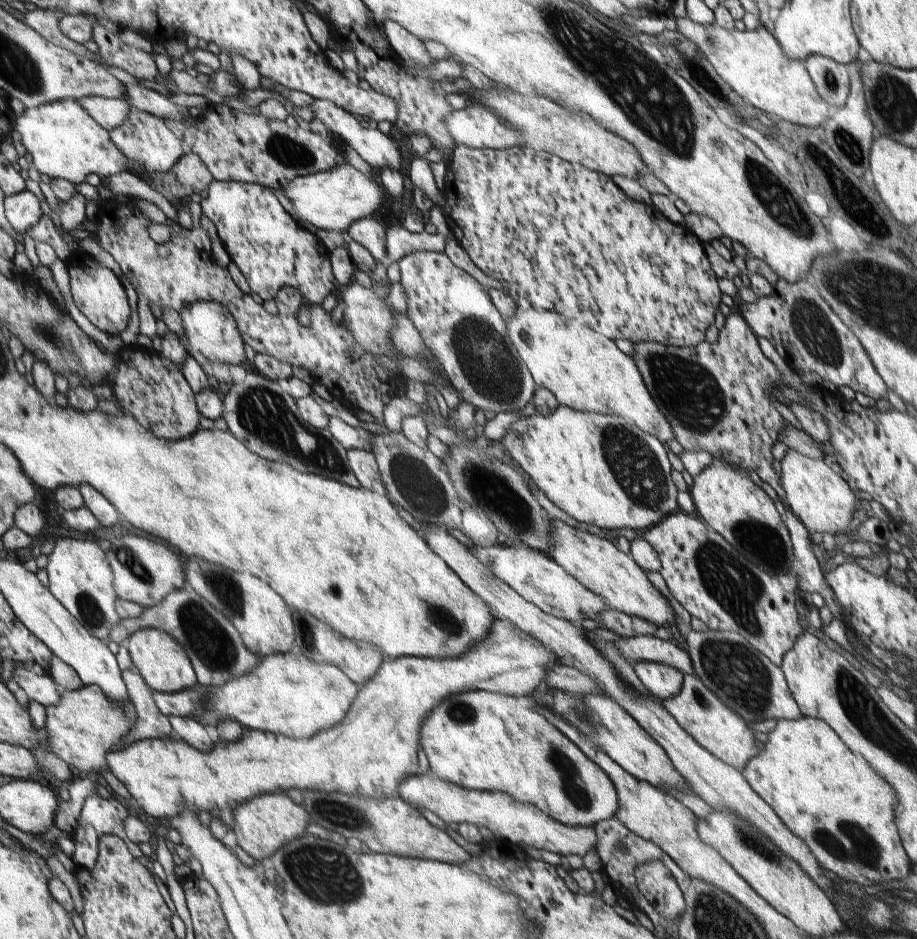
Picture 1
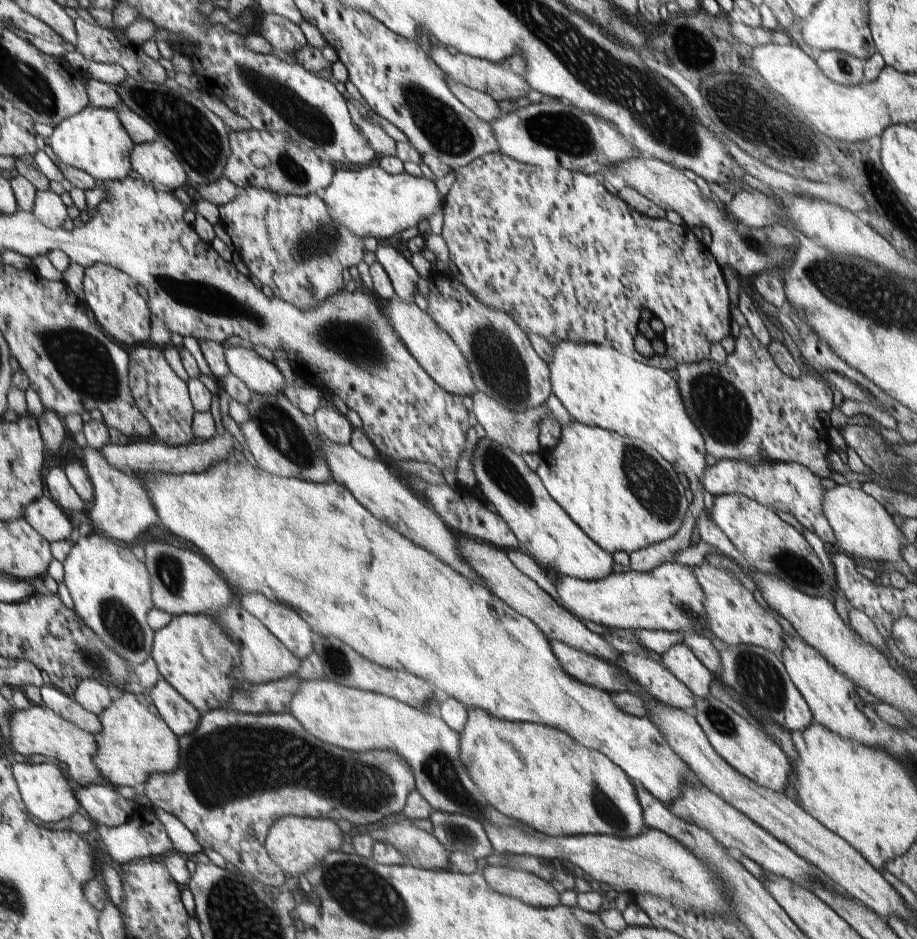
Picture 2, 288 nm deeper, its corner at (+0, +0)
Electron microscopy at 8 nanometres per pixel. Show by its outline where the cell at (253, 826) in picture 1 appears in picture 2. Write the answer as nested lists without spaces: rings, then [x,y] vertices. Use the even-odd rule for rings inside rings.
[[[287,816],[287,818],[277,820],[269,828],[267,838],[263,842],[271,860],[281,870],[287,870],[291,876],[305,874],[307,870],[317,866],[325,858],[325,854],[339,852],[339,844],[341,844],[341,832],[339,832],[339,828],[333,820],[327,820],[327,818],[299,818],[299,816]]]

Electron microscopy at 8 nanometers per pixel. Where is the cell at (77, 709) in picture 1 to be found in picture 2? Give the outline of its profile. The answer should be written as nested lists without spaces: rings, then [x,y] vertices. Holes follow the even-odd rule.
[[[123,692],[117,700],[97,716],[99,732],[93,736],[97,742],[97,752],[93,754],[93,764],[101,774],[101,780],[117,786],[141,788],[149,774],[171,774],[179,766],[179,742],[175,732],[161,718],[157,706],[149,694]]]

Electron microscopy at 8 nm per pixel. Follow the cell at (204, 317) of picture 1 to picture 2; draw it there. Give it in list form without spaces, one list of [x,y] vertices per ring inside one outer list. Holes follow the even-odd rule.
[[[225,346],[223,354],[229,372],[237,376],[253,394],[277,396],[283,392],[285,384],[279,370],[273,366],[273,362],[263,360],[255,350],[243,346]]]

